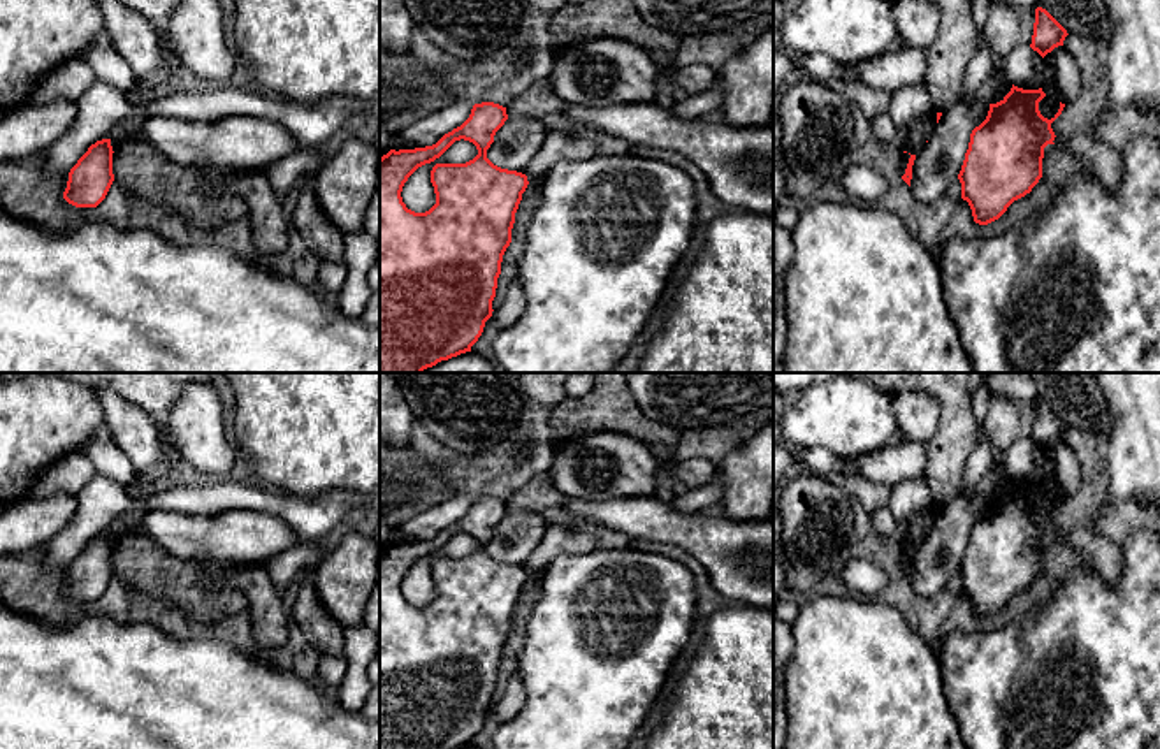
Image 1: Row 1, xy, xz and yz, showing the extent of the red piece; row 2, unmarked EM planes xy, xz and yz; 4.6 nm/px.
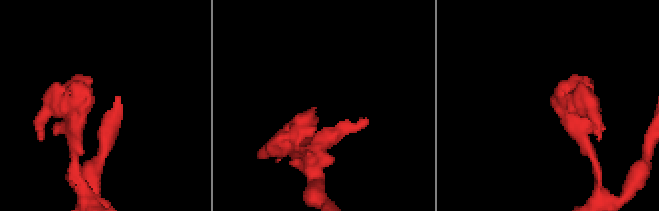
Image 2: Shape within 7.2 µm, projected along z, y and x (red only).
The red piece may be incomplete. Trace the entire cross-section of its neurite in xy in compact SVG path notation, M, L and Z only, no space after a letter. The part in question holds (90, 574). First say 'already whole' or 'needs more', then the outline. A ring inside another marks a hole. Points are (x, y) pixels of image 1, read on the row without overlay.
already whole; M111 533L97 534L69 566L63 593L76 601L97 601L107 589L112 568Z

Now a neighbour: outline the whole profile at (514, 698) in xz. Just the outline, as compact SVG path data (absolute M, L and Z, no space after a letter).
M515 670L508 680L504 694L496 705L492 705L492 714L496 716L497 723L503 724L513 719L522 710L524 703L524 686L520 675Z

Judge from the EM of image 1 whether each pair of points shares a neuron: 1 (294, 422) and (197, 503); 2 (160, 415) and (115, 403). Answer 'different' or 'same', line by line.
1: different
2: different

